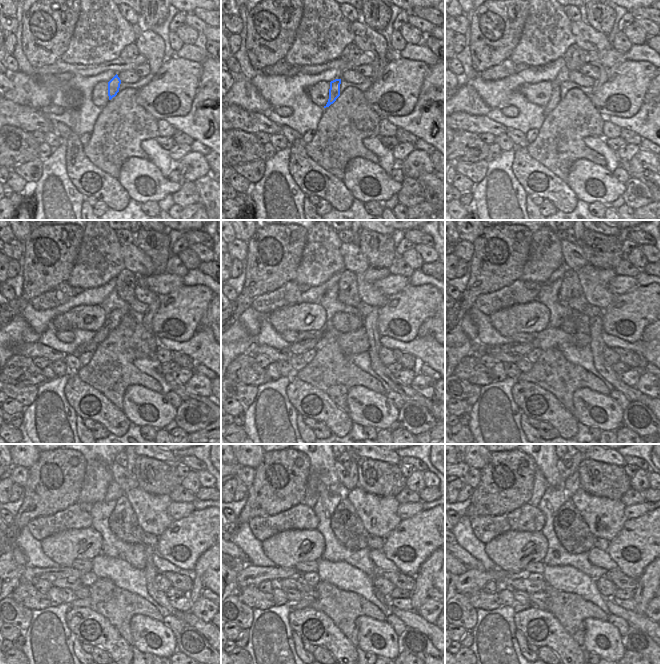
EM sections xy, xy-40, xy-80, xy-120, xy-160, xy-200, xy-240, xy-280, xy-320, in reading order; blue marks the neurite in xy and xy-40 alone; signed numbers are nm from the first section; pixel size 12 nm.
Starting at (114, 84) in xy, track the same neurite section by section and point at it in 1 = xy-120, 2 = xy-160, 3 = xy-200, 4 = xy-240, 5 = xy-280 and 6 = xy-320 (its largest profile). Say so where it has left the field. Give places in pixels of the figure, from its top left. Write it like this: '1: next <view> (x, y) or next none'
1: next xy-120 (102, 333)
2: next xy-160 (299, 348)
3: next xy-200 (513, 347)
4: next xy-240 (31, 574)
5: next xy-280 (249, 575)
6: next xy-320 (472, 580)

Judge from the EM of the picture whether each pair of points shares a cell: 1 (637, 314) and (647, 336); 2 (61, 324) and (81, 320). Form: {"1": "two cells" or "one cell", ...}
{"1": "two cells", "2": "one cell"}

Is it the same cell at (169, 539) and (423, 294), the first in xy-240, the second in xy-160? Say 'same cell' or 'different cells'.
same cell

